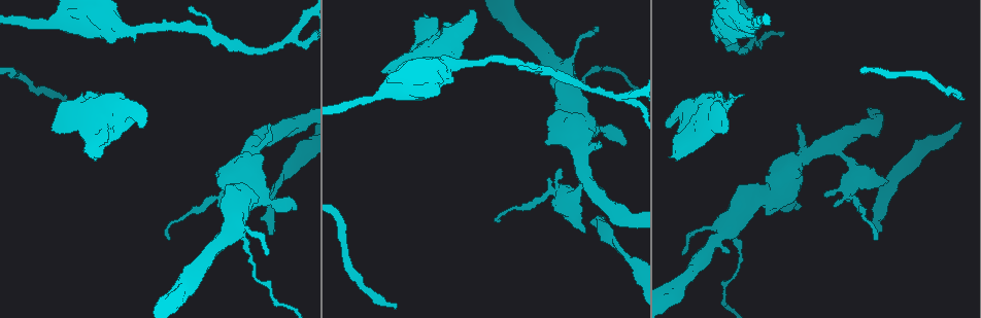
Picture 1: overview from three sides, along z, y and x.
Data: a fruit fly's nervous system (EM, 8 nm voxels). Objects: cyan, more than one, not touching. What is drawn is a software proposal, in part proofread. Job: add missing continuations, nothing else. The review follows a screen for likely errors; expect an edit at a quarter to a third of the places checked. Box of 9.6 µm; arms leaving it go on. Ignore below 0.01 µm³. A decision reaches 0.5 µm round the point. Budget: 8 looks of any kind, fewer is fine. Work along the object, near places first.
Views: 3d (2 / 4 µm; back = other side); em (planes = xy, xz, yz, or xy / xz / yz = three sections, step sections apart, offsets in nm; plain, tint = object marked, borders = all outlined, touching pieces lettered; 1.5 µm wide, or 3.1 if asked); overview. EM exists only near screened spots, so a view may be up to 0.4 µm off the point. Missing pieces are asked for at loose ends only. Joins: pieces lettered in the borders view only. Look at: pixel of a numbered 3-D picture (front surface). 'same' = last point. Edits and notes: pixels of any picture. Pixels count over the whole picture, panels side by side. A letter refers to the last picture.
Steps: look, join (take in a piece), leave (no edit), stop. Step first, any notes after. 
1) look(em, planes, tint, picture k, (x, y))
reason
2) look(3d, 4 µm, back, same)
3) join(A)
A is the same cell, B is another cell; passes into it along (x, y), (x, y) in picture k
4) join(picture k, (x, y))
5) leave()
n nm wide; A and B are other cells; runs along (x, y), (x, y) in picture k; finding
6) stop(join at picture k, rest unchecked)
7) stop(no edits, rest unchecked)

look(em, planes, tint, picture 1, (424, 14))

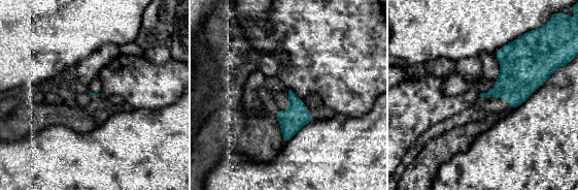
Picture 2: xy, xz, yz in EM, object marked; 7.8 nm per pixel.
look(em, planes, borders, same)

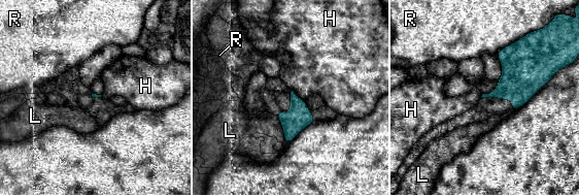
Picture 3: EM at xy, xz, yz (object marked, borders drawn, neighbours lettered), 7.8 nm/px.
leave()
H, L and R are other cells; no lettered piece goes on from it

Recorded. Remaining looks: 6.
look(3d, 4 µm, back, picture 1, (727, 131))
free end

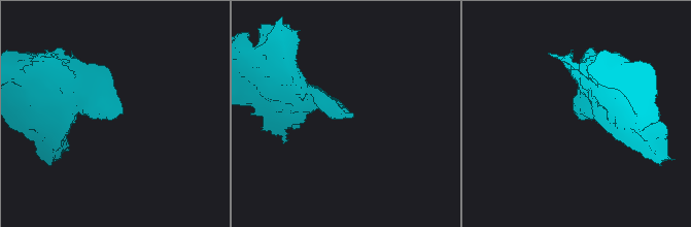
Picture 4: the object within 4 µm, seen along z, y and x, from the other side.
look(em, xz, step 4, tint, picture 4, (351, 114))
shape alone is not enough

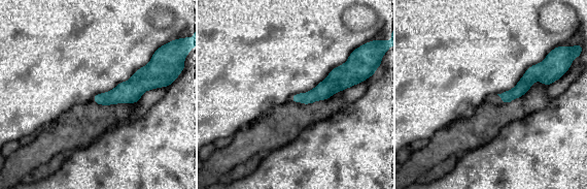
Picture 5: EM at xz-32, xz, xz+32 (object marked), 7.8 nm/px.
look(em, planes, borders, same)
another direction

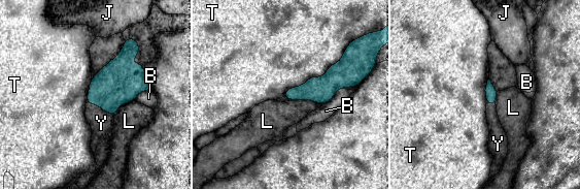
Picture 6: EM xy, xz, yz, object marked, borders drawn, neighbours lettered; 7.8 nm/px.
join(Y)
Y is the same cell, B, J, L and T are other cells; passes into it along (120, 82), (99, 105), (101, 123) in picture 6; it goes on there

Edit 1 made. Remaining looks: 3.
look(3d, 4 µm, back, picture 1, (536, 73))
an open end

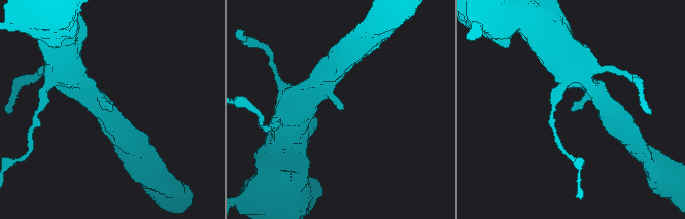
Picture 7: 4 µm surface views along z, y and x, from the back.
look(em, 3.1 µm, planes, tint, picture 7, (112, 107))
now the EM

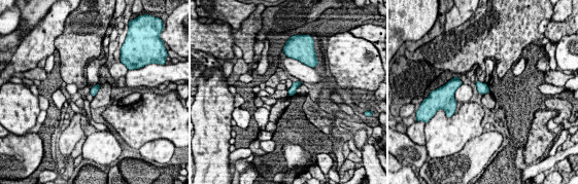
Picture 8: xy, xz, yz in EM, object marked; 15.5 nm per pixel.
look(em, 3.1 µm, planes, borders, same)
see the neighbours

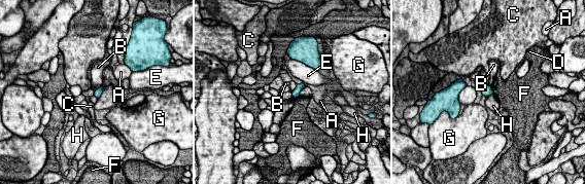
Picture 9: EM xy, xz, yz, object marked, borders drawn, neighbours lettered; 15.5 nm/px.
leave()
A, B, C, D, E, F, G and H are other cells; border along (101, 85), (95, 90) in picture 9; no lettered piece goes on from it

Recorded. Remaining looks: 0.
stop(join at picture 6, rest unchecked)

